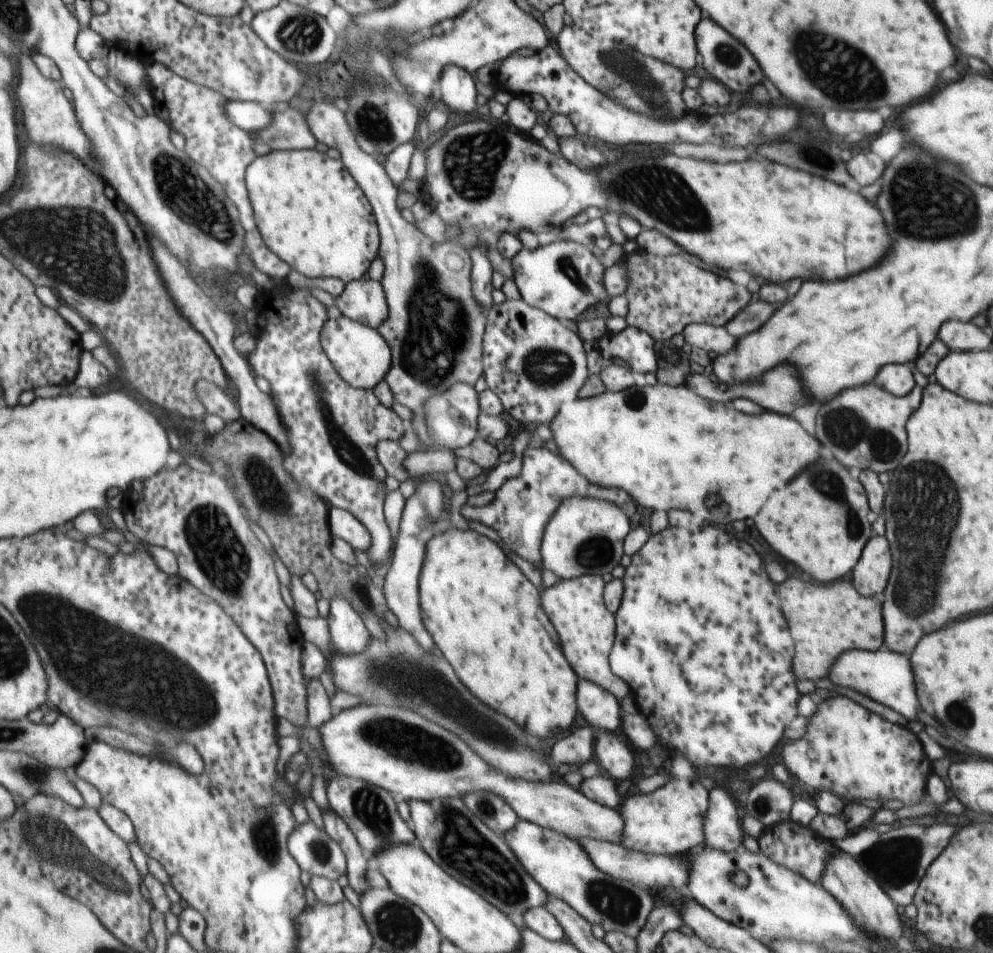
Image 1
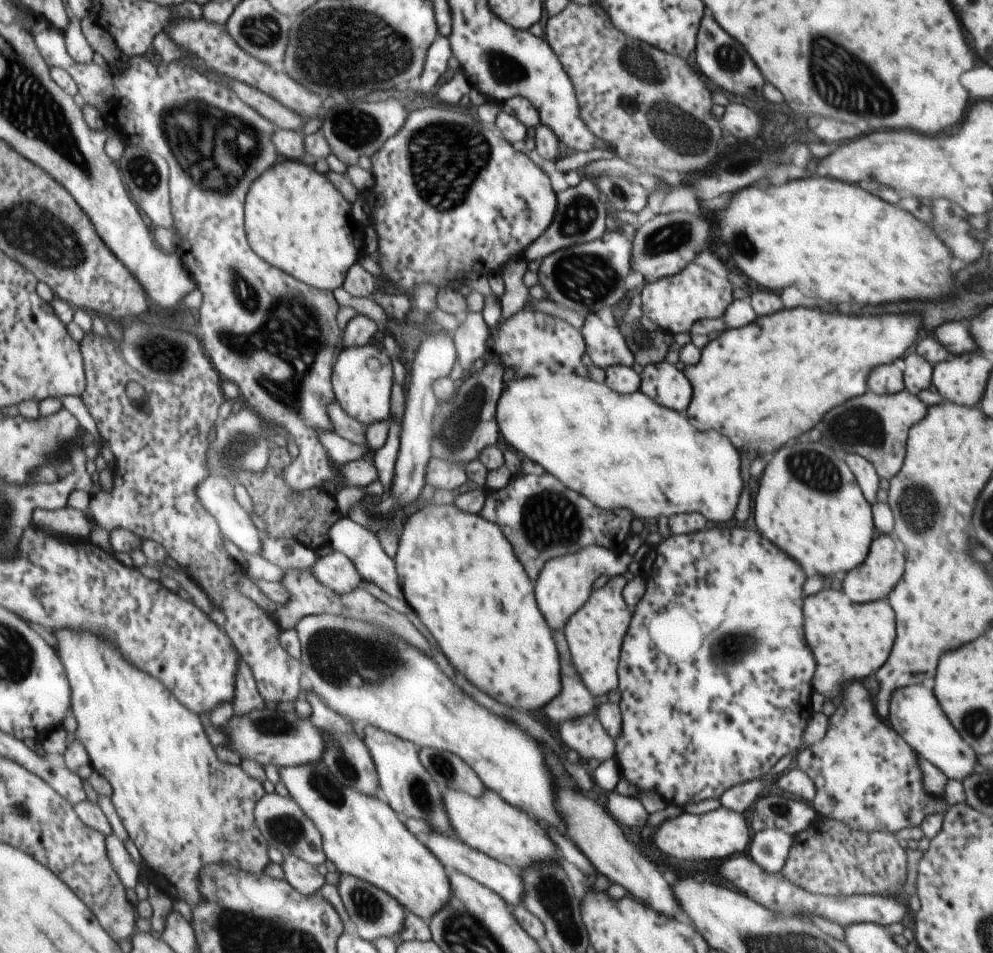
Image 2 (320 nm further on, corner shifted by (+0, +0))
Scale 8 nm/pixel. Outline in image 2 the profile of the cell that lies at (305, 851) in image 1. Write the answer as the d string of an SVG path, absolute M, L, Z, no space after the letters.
M271 793L263 796L256 806L256 818L265 840L271 847L280 851L283 856L293 854L315 867L325 864L328 855L323 850L321 832L317 830L315 822L303 813L301 806L298 806L290 795L285 797Z

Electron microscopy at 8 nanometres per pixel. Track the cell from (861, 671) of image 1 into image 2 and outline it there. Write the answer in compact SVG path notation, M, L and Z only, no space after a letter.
M913 684L893 690L889 694L887 708L888 720L895 732L899 732L898 736L903 736L903 740L907 740L907 744L911 744L911 748L915 748L915 752L923 760L939 768L939 772L943 772L948 780L961 781L965 776L971 775L977 752L973 752L967 746L968 743L959 737L953 726L949 724L934 698L931 684L928 686Z

